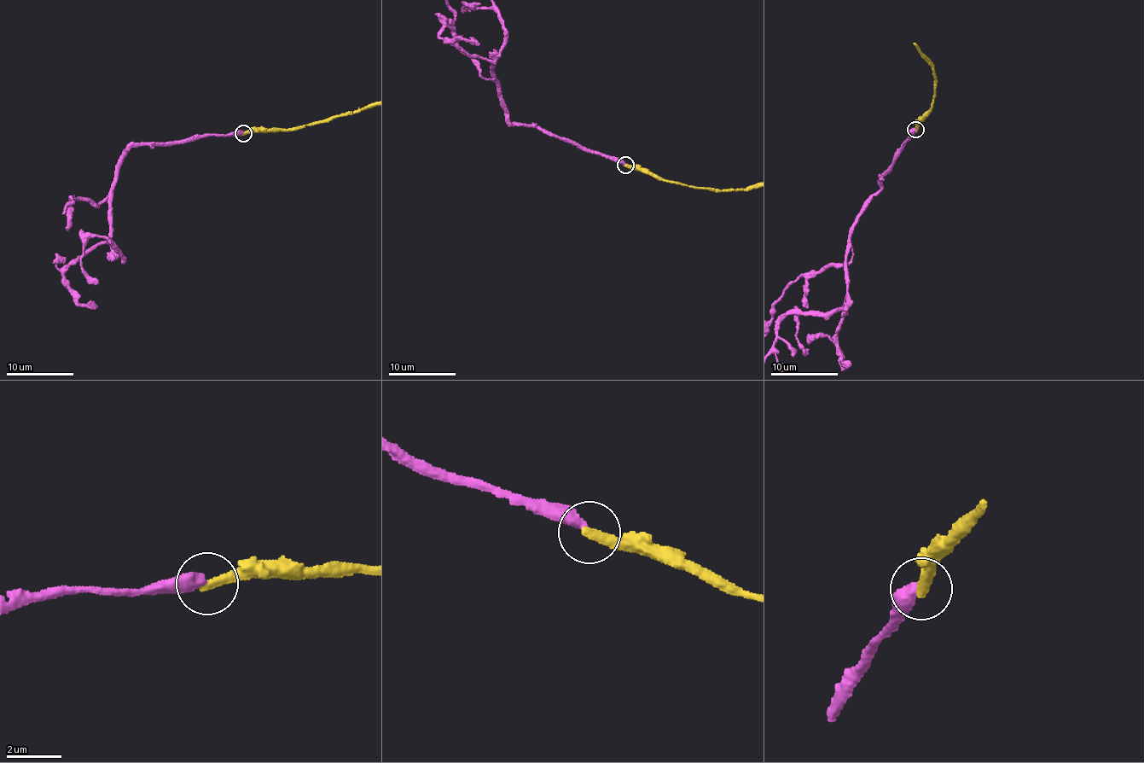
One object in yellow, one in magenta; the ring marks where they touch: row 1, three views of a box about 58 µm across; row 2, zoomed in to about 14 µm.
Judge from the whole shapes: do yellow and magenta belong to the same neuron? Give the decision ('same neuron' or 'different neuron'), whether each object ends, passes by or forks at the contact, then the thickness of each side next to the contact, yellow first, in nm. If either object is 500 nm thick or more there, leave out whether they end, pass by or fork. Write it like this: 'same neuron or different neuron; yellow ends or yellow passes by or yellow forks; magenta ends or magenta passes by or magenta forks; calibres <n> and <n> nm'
different neuron; yellow ends; magenta ends; calibres 380 and 400 nm

